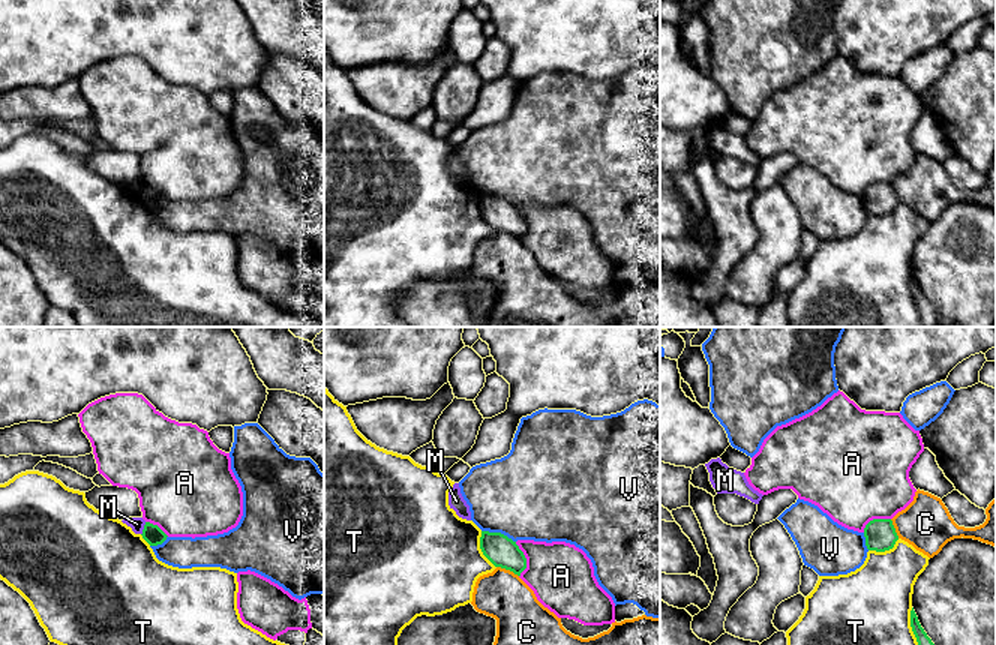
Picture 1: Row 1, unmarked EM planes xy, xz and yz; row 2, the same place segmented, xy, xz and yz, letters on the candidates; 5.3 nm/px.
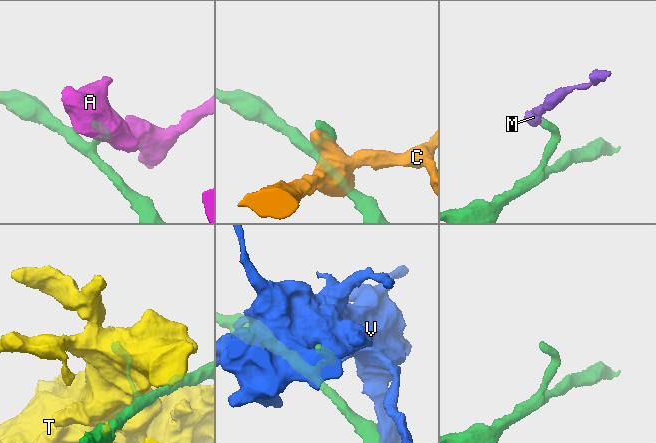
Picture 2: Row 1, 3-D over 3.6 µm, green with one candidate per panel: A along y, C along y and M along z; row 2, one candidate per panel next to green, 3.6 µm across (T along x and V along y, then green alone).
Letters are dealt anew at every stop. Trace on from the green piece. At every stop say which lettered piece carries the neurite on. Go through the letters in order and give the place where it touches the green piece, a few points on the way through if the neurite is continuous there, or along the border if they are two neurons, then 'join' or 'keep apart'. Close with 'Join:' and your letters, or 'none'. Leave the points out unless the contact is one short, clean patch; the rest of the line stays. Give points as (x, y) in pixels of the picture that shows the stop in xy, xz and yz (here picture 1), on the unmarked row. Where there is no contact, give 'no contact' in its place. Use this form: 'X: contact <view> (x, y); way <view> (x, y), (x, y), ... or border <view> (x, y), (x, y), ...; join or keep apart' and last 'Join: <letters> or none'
A: contact xz (525, 224); keep apart
C: contact xz (507, 233); keep apart
M: contact xy (144, 192); border xy (146, 186), (141, 198); keep apart
T: contact yz (914, 297); keep apart
V: contact xz (498, 197); keep apart
Join: none

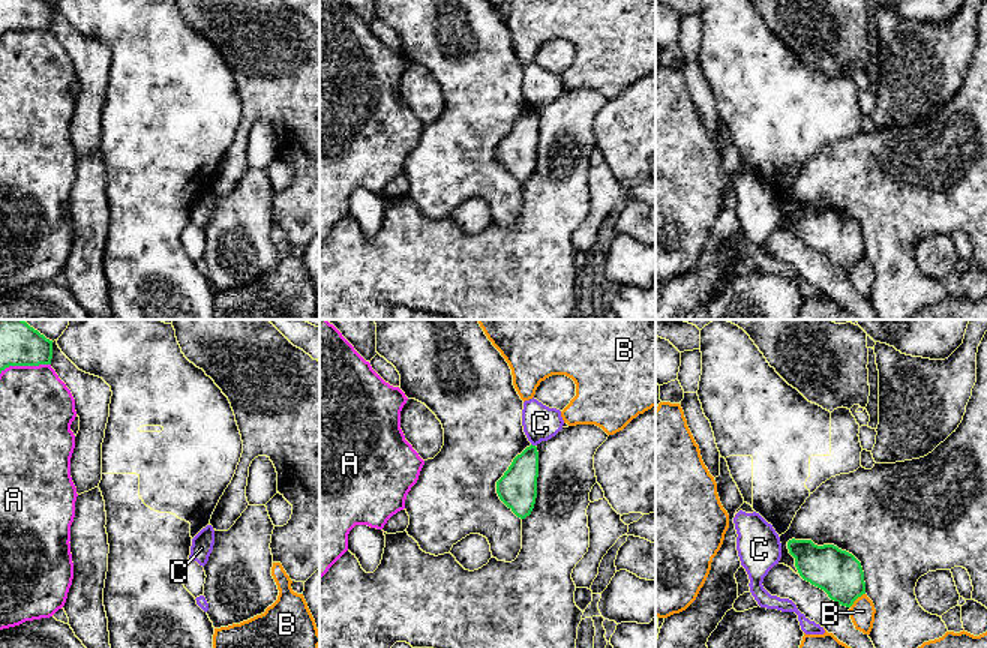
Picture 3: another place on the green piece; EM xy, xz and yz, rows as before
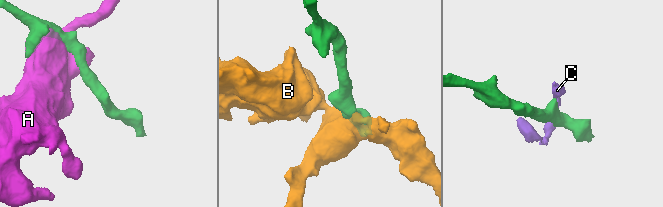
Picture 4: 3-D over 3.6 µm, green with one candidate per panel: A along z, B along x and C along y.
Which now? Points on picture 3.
A: contact xy (24, 29); keep apart
B: contact yz (857, 261); keep apart
C: contact xz (531, 108); border xz (531, 107), (534, 110); keep apart
Join: none

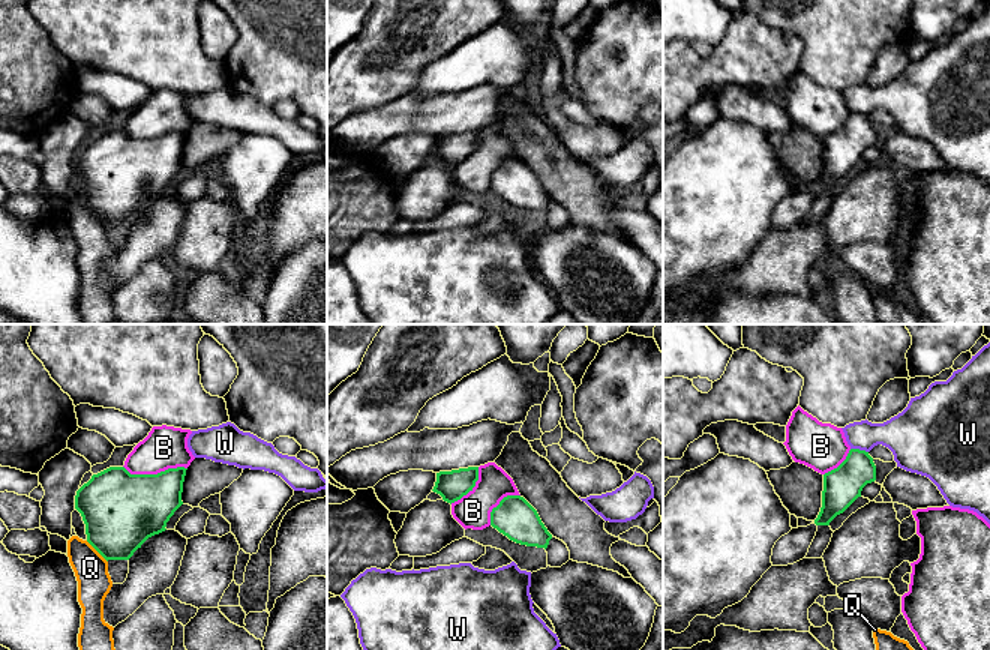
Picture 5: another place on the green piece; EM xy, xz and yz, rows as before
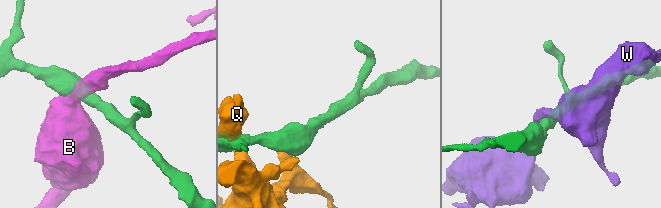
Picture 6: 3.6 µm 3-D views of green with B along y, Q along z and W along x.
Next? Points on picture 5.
B: contact xy (155, 138); keep apart
Q: contact xy (96, 213); keep apart
W: contact yz (858, 113); keep apart
Join: none

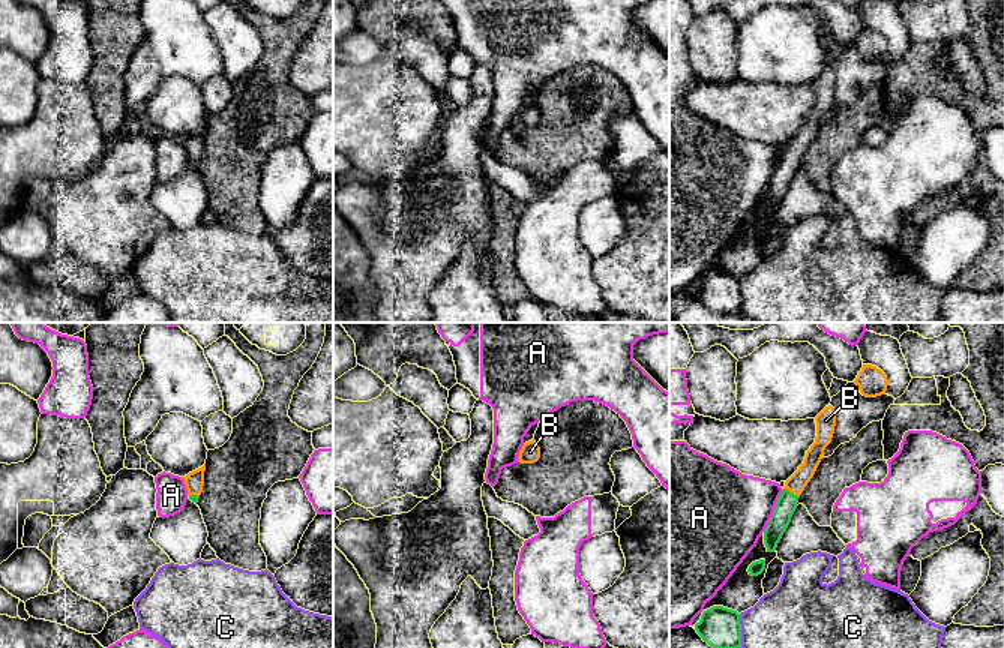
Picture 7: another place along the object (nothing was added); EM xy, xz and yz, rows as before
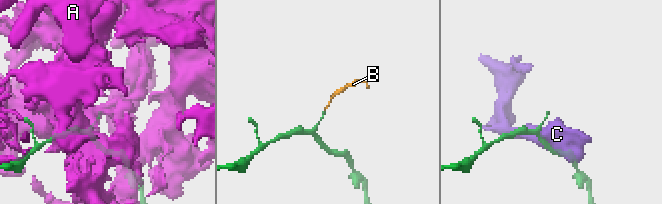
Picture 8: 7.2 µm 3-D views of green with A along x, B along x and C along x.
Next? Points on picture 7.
A: contact yz (775, 174); keep apart
B: contact yz (790, 156); join
C: contact yz (740, 294); keep apart
Join: B

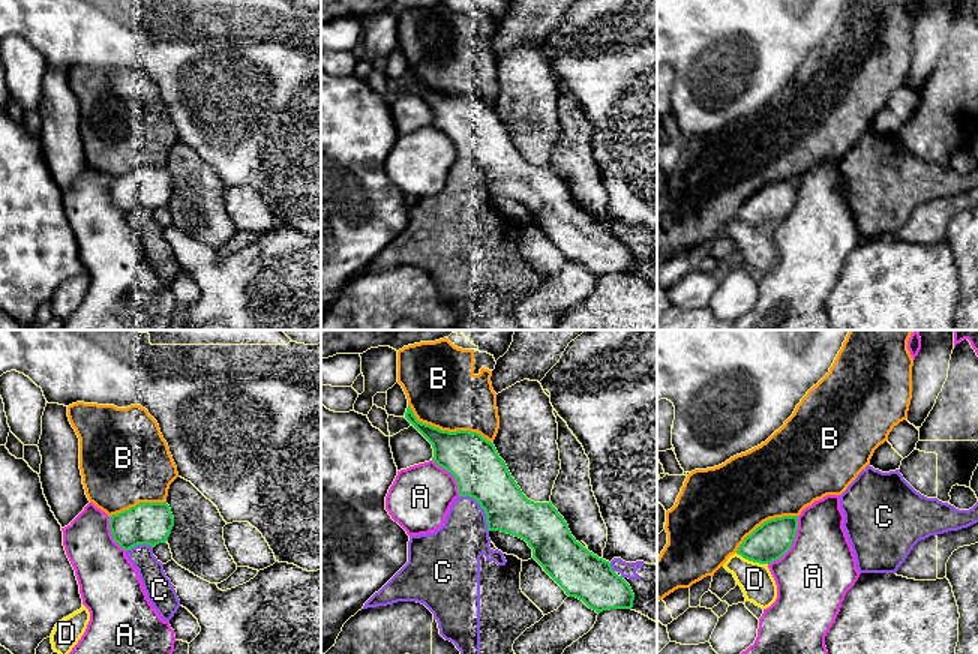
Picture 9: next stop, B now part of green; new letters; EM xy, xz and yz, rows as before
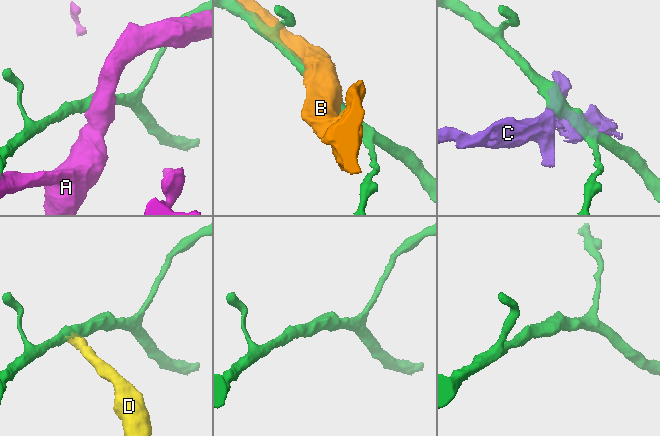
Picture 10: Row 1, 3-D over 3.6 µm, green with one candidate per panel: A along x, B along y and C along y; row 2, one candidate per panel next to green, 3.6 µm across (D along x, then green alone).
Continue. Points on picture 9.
A: contact yz (792, 206); keep apart
B: contact xz (447, 95); keep apart
C: contact xz (482, 171); keep apart
D: contact yz (750, 224); keep apart
Join: none

